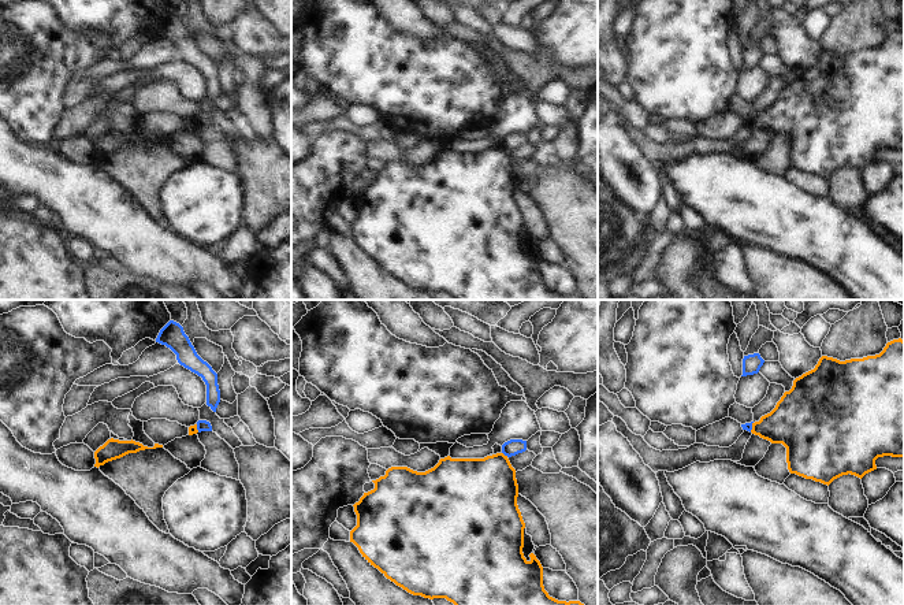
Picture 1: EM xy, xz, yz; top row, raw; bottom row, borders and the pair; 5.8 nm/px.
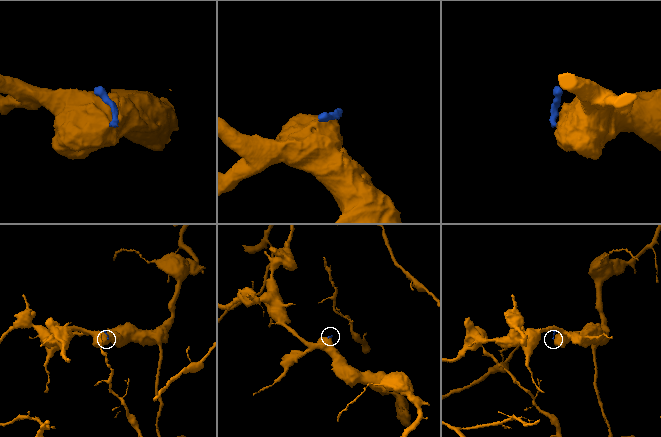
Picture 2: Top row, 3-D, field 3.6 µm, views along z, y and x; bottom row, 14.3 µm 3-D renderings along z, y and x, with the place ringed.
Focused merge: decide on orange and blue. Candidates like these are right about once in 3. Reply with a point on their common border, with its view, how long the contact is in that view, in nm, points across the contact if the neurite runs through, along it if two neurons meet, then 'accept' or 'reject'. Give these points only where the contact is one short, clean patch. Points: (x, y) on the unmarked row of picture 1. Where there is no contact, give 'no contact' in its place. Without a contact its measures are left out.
meets orange in xz at (503, 148); contact 50 nm long; border along xz (502, 145), (508, 149); reject

